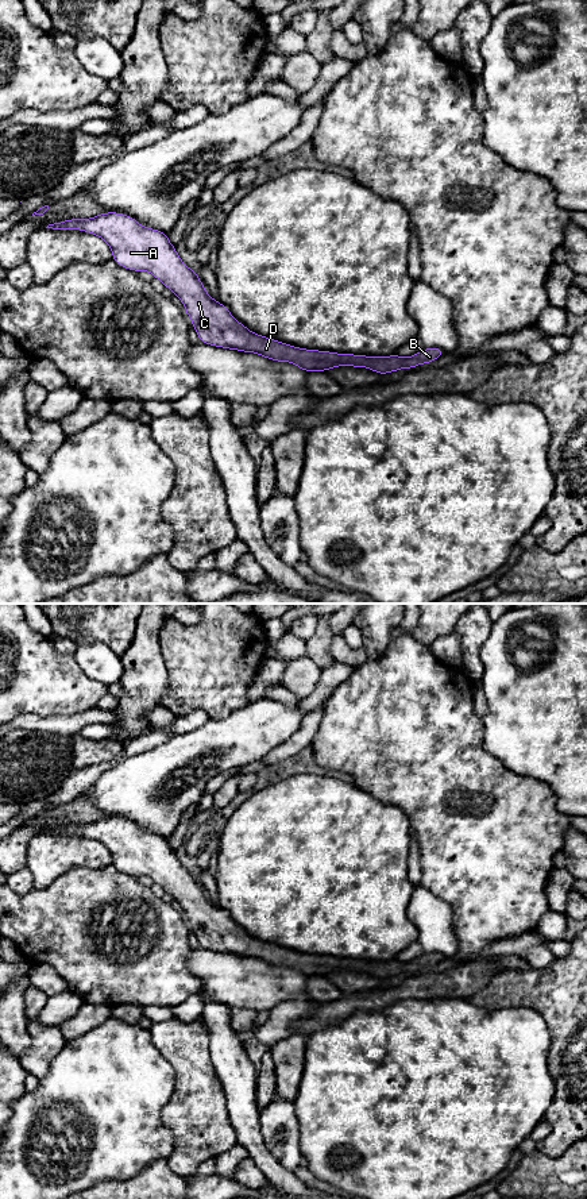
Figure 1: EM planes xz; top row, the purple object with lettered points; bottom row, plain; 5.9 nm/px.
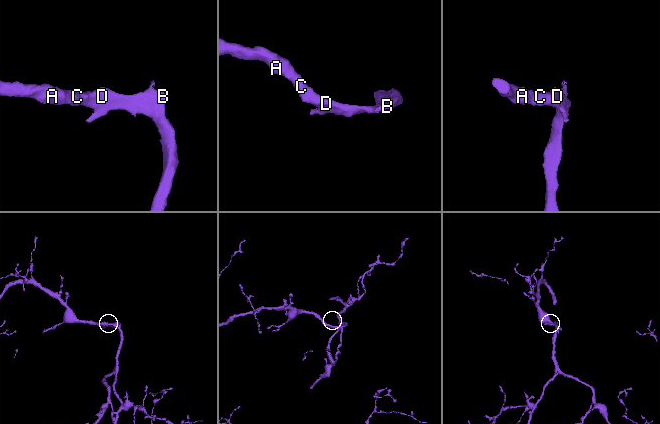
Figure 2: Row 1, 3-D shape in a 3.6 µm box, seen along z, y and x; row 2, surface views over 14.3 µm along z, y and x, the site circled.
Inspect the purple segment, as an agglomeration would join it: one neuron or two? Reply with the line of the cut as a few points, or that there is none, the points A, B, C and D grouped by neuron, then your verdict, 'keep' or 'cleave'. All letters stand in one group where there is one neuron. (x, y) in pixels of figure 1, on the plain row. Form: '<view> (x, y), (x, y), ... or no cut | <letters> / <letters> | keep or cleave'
no cut | A B C D | keep

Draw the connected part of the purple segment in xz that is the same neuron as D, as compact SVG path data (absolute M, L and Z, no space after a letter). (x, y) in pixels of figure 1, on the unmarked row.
M105 817L90 824L69 824L49 829L58 836L80 834L100 841L112 855L112 864L121 872L136 878L150 876L184 909L193 934L204 949L255 957L275 967L290 967L310 976L328 976L339 971L366 972L383 980L401 974L414 974L441 963L439 952L422 953L413 961L370 961L306 955L262 941L239 928L228 913L213 905L197 876L188 872L167 843L155 833L143 832L136 824Z

